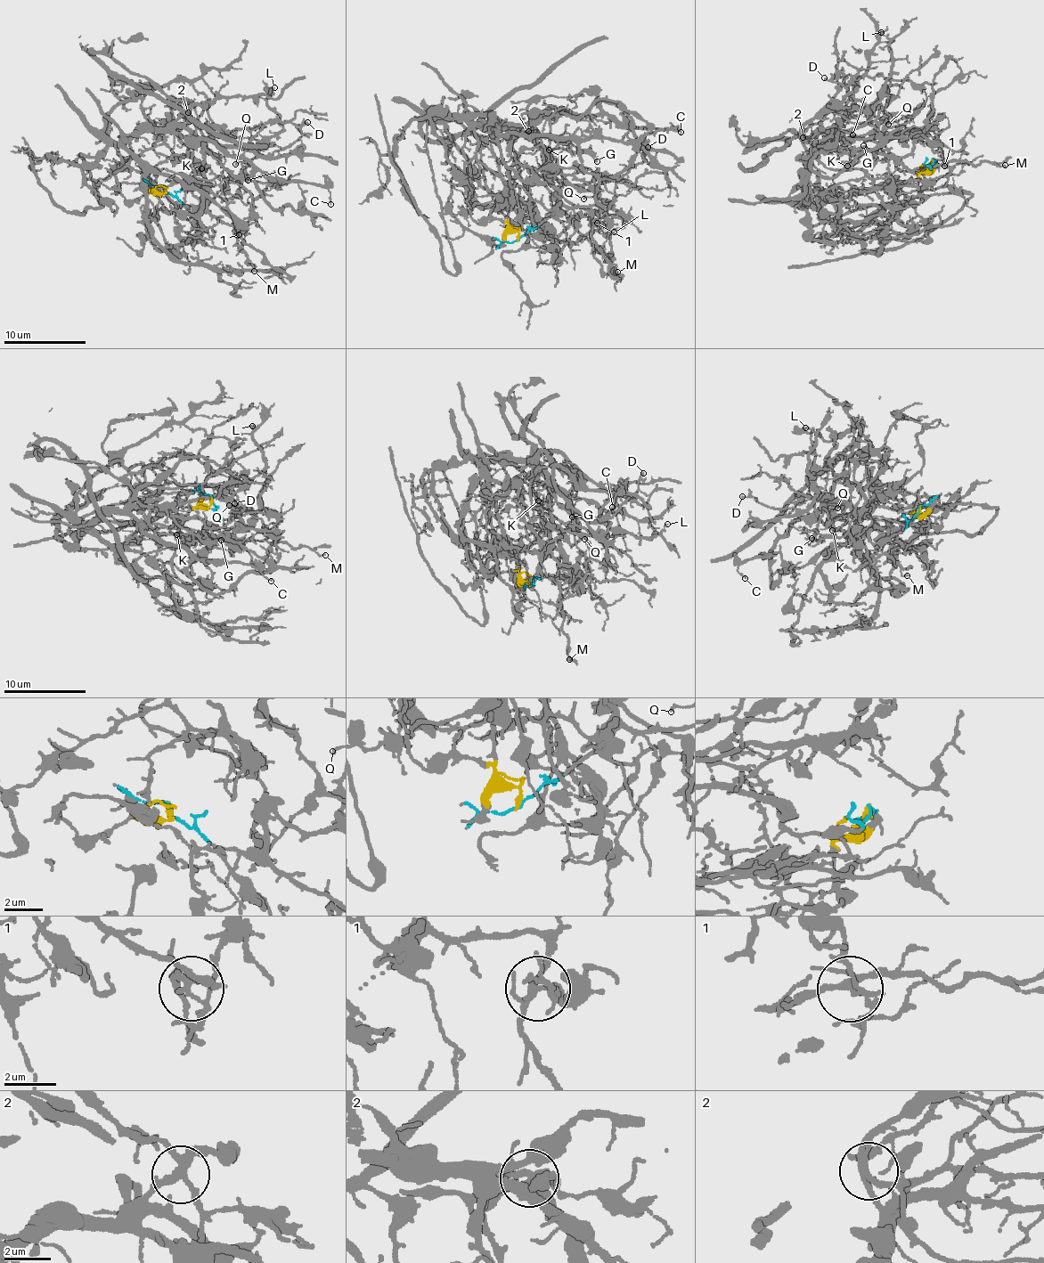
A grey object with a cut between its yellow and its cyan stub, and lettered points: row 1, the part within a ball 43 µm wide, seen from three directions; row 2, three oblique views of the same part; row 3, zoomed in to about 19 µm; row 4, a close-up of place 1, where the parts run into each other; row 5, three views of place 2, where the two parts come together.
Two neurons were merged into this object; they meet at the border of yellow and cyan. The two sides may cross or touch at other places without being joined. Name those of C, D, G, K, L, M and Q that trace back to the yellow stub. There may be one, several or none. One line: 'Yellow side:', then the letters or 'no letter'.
Yellow side: Q

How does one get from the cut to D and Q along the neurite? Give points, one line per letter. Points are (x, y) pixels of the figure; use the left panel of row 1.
D: (166, 188), (182, 203), (202, 207), (205, 145), (211, 138), (217, 145), (271, 156), (295, 142), (307, 122)
Q: (166, 188), (156, 178), (172, 154), (142, 88), (90, 49), (183, 103), (199, 179), (234, 177), (235, 164)

